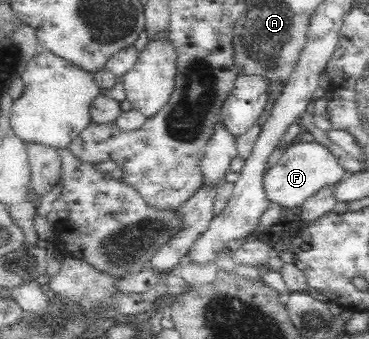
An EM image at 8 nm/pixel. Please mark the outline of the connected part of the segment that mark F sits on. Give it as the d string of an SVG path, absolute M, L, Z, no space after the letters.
M298 138L283 150L280 160L275 165L265 170L262 184L266 200L271 204L299 209L313 192L324 185L338 183L346 175L347 172L325 146Z

